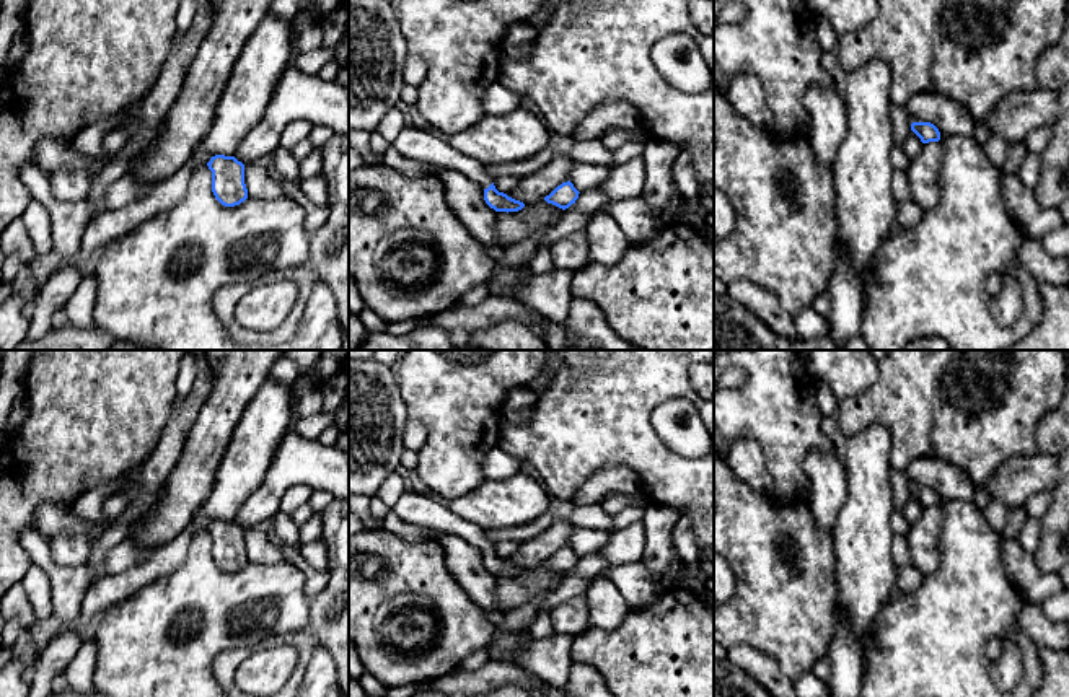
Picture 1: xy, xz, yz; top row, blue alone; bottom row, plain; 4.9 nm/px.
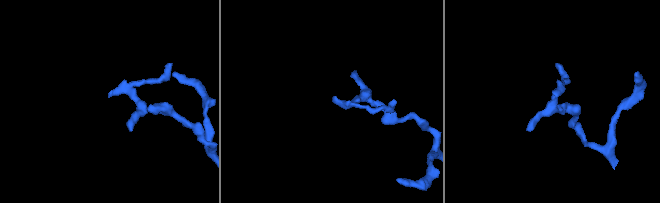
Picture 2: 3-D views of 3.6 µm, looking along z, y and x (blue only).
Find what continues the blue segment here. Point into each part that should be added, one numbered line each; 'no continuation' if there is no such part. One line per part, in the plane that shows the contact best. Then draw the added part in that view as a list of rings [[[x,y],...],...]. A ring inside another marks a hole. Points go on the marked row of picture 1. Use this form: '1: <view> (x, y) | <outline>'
1: xz (411, 142) | [[[409,124],[398,134],[391,145],[407,158],[420,163],[433,163],[445,169],[461,173],[477,182],[482,191],[494,182],[494,179],[487,174],[486,166],[479,161],[466,158],[455,151],[445,140]]]

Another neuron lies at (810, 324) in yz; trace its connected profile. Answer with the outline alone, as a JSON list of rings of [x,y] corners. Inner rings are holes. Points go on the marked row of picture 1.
[[[812,306],[798,311],[794,318],[797,335],[805,340],[816,340],[829,332],[826,316],[821,316]]]

